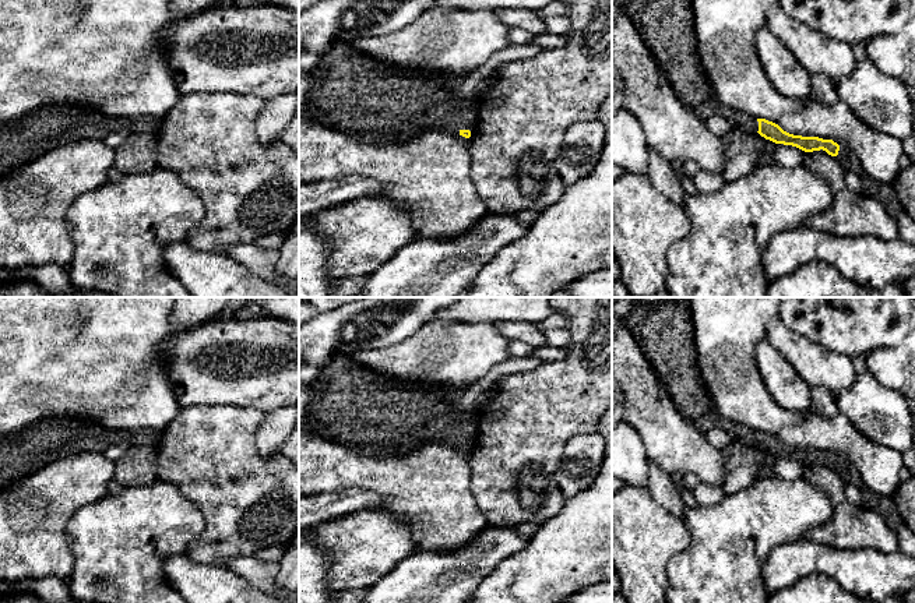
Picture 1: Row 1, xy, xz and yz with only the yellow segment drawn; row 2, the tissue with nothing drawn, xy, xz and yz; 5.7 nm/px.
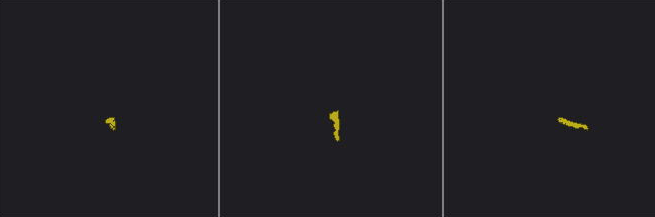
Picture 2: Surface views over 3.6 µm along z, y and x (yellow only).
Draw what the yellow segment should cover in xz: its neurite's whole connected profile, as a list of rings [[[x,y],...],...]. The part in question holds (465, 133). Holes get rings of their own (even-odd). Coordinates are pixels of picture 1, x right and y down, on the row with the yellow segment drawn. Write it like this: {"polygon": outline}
{"polygon": [[[335,43],[312,71],[309,109],[314,120],[348,133],[359,142],[404,141],[423,130],[444,127],[469,138],[478,114],[478,98],[458,99],[454,95],[468,75],[450,80],[400,70],[353,50],[349,43]]]}

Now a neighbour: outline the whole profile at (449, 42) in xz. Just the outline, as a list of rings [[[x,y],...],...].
[[[430,7],[409,25],[387,35],[351,40],[353,50],[369,54],[381,63],[423,74],[457,78],[478,70],[496,52],[507,47],[508,31],[496,10],[461,10]]]

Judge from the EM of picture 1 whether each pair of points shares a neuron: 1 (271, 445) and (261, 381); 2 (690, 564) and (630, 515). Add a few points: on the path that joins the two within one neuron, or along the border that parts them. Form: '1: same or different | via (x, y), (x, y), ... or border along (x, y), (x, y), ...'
1: different | border along (284, 406), (264, 412)
2: different | border along (685, 521), (690, 543), (671, 559), (669, 585)

